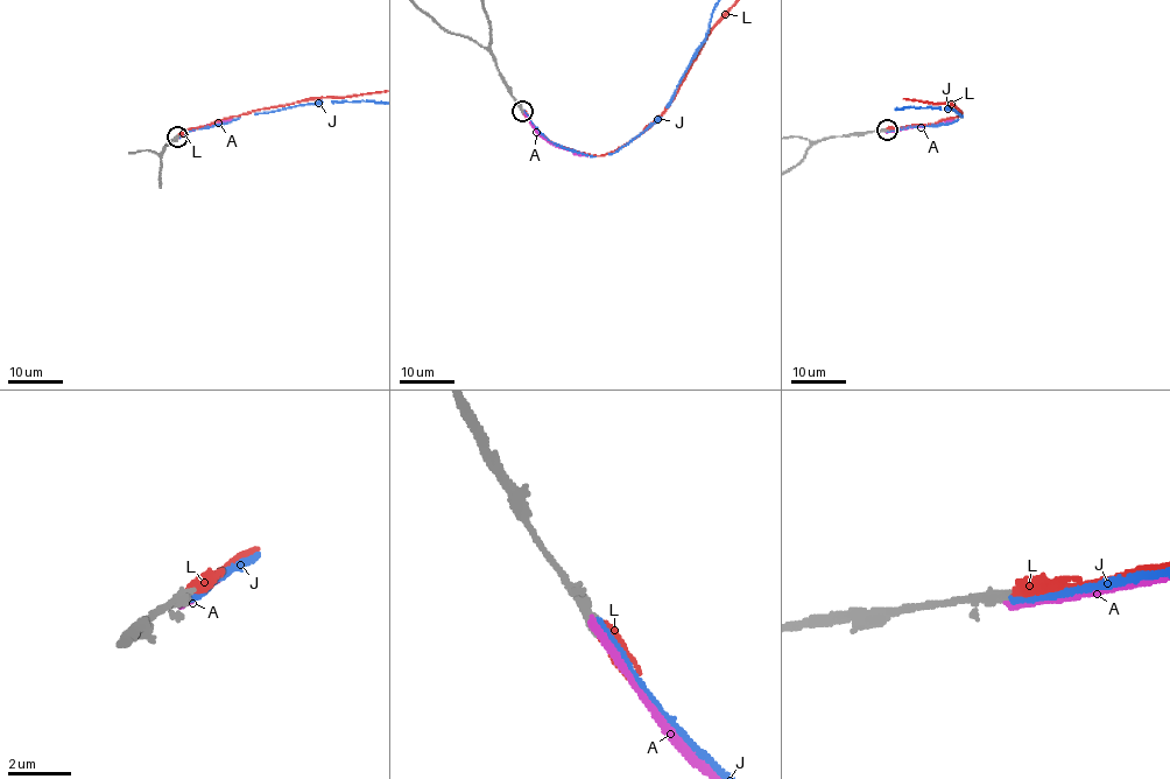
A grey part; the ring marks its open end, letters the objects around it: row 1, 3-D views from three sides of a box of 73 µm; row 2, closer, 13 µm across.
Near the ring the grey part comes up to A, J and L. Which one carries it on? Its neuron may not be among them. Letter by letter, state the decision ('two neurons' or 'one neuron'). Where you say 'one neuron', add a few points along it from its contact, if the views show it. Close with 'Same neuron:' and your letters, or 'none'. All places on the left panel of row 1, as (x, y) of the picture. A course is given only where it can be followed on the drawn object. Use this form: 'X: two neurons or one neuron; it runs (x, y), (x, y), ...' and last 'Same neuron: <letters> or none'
A: two neurons
J: two neurons
L: one neuron
Same neuron: L

